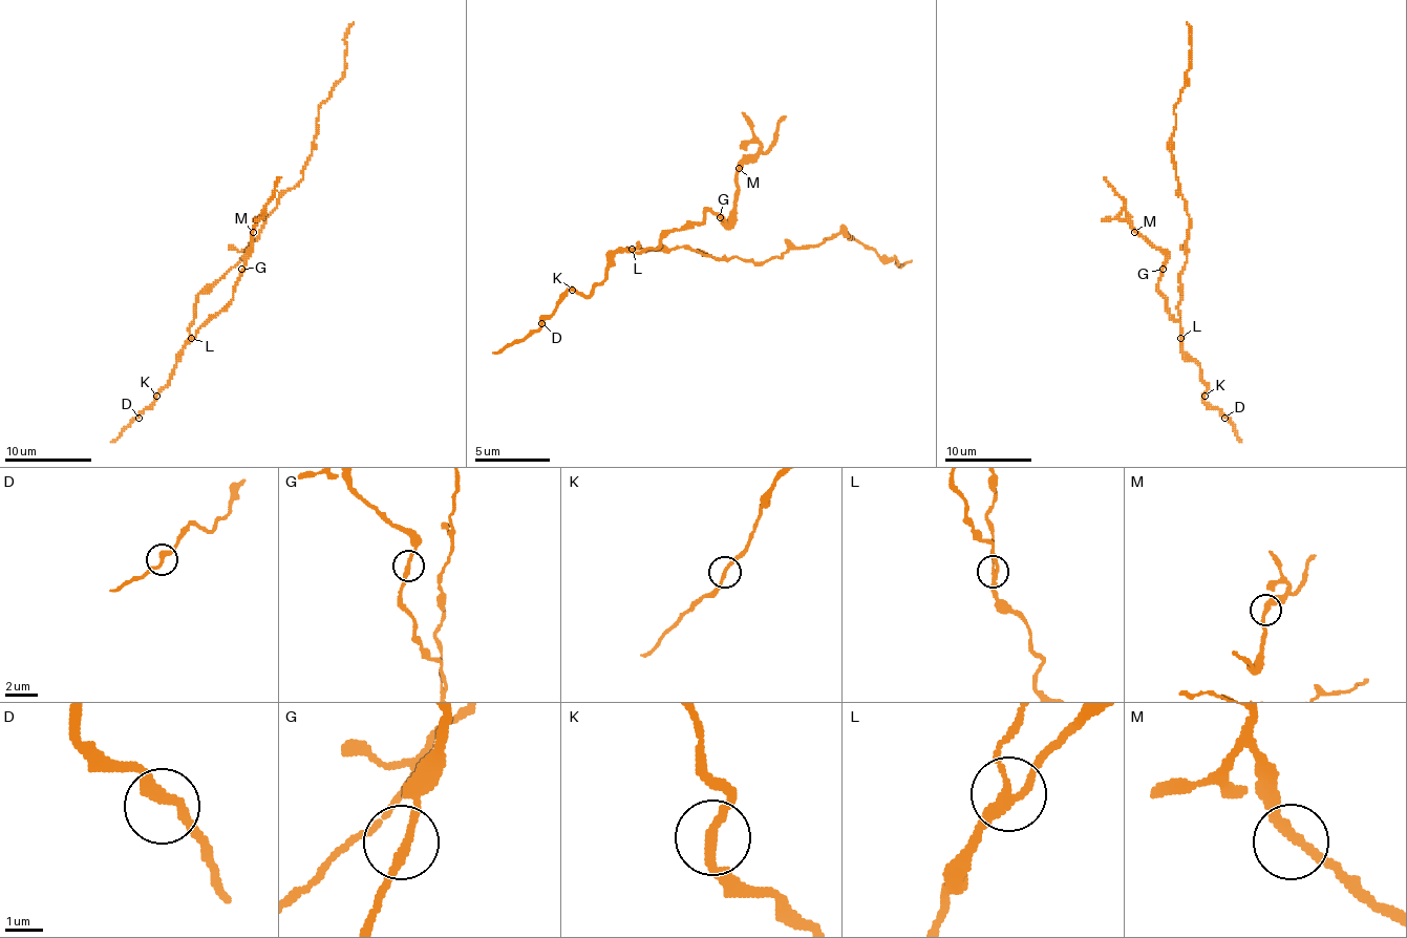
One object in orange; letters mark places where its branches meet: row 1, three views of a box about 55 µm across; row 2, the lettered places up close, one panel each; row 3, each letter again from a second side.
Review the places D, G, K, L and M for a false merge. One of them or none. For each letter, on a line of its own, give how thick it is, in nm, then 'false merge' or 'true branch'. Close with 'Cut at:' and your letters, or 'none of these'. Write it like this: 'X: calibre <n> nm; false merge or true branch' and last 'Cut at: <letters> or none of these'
D: calibre 280 nm; true branch
G: calibre 220 nm; true branch
K: calibre 220 nm; true branch
L: calibre 200 nm; false merge
M: calibre 240 nm; true branch
Cut at: L

